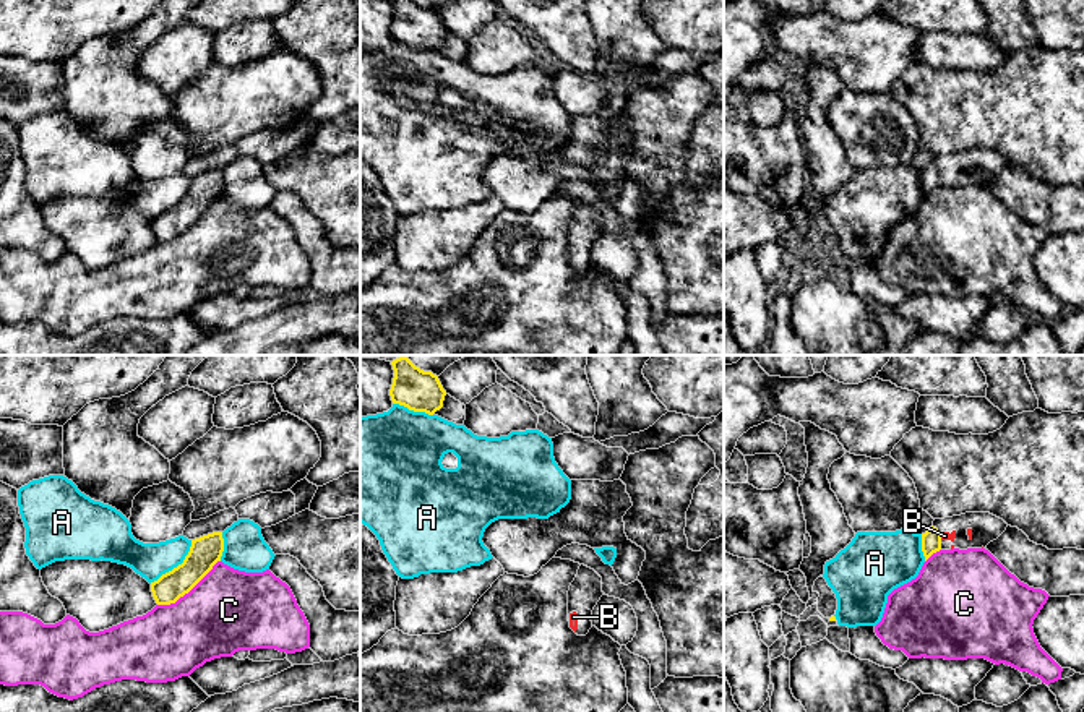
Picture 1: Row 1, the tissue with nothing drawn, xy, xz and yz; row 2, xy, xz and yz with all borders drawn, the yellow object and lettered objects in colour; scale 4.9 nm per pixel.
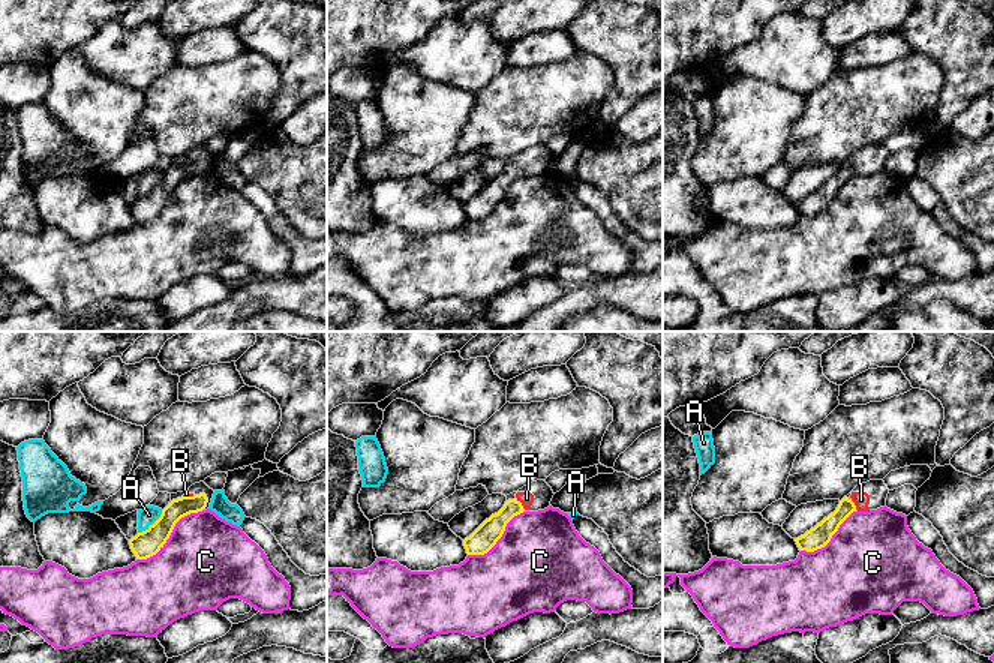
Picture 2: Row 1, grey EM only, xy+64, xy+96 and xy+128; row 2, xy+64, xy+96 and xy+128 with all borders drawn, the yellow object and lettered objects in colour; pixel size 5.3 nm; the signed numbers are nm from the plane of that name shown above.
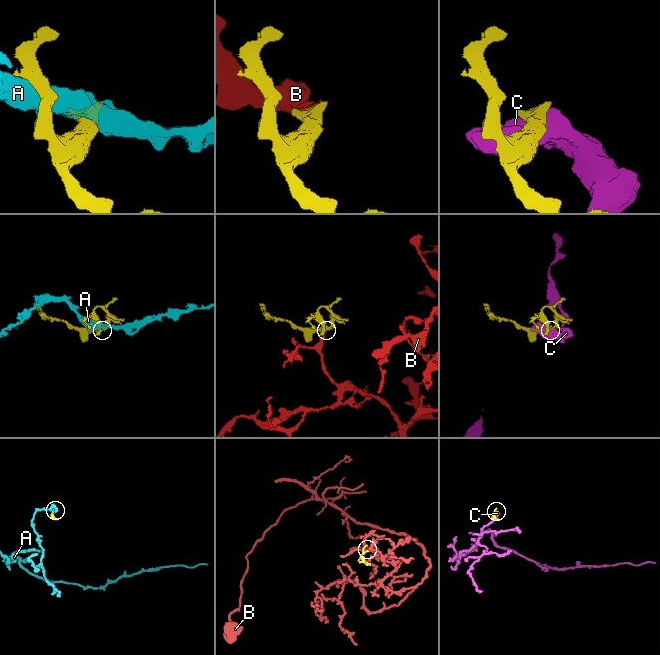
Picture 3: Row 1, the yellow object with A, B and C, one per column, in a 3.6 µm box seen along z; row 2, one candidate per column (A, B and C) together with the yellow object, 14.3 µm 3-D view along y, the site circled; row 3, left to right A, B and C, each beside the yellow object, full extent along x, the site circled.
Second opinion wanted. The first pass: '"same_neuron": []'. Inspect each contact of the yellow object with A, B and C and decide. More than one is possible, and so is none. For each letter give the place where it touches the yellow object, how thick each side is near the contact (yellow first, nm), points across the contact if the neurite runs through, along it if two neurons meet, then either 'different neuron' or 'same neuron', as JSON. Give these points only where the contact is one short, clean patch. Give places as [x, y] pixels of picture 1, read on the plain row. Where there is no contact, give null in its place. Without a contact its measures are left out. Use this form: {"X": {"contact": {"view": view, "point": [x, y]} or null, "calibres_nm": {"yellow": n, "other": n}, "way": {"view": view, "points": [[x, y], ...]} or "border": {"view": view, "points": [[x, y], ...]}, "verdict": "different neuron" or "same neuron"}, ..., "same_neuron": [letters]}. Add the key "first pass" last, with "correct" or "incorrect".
{"A": {"contact": {"view": "xy", "point": [177, 203]}, "calibres_nm": {"yellow": 160, "other": 180}, "verdict": "different neuron"}, "B": {"contact": {"view": "yz", "point": [940, 174]}, "calibres_nm": {"yellow": 100, "other": 50}, "verdict": "same neuron"}, "C": {"contact": {"view": "xy", "point": [189, 227]}, "calibres_nm": {"yellow": 160, "other": 420}, "verdict": "different neuron"}, "same_neuron": ["B"], "first pass": "incorrect"}

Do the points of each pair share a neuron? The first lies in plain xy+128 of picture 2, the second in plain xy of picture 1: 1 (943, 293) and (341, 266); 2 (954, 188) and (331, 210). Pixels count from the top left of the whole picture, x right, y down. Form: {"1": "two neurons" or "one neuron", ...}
{"1": "two neurons", "2": "one neuron"}

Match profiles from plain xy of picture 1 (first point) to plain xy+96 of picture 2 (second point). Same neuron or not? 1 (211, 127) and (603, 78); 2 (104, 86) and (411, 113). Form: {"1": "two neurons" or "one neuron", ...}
{"1": "one neuron", "2": "one neuron"}

